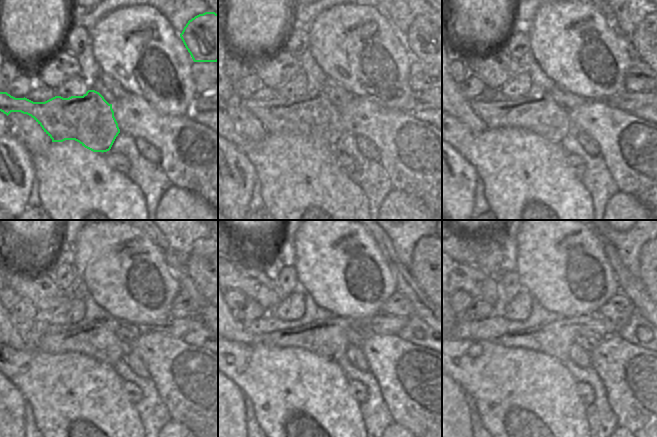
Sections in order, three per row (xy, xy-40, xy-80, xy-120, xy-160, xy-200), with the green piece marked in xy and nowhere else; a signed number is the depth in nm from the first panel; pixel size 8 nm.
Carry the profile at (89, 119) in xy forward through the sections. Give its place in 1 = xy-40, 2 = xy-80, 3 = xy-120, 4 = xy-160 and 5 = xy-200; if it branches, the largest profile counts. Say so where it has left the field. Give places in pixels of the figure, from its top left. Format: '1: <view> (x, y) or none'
1: xy-40 (314, 117)
2: xy-80 (544, 117)
3: xy-120 (98, 340)
4: xy-160 (327, 338)
5: xy-200 (554, 339)

